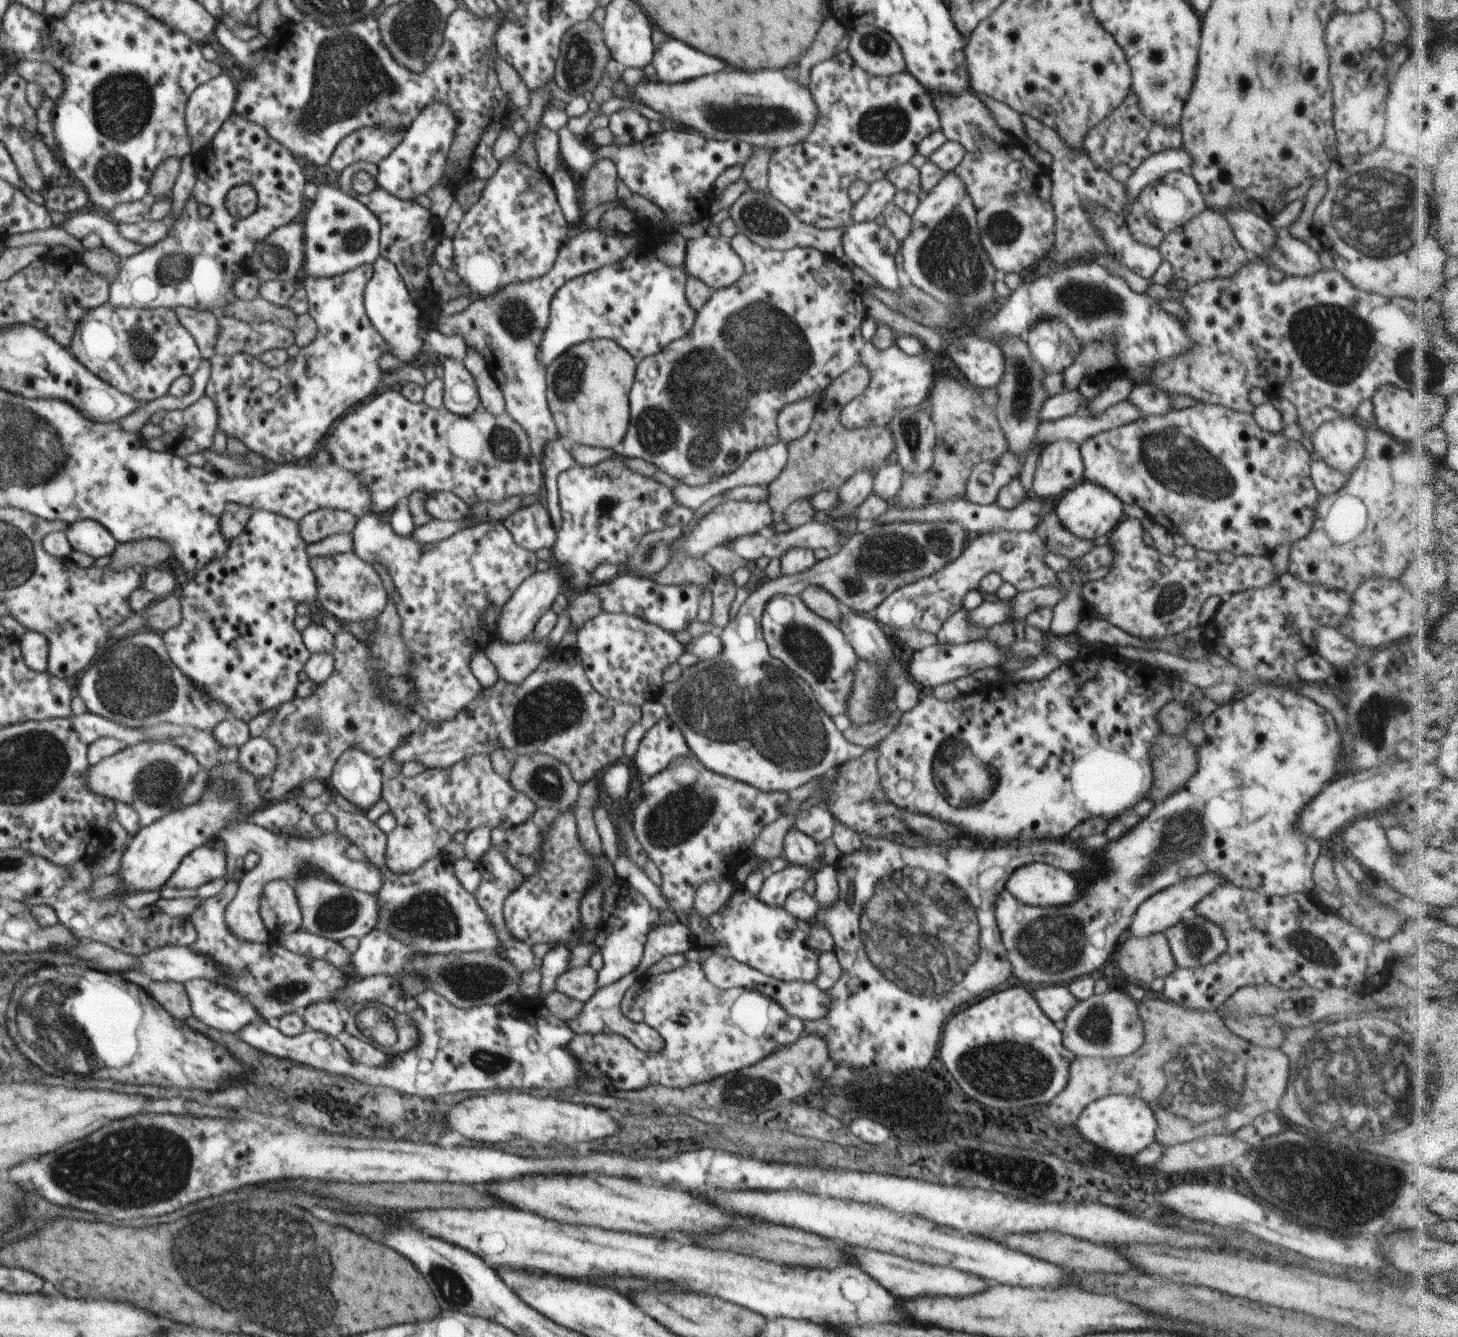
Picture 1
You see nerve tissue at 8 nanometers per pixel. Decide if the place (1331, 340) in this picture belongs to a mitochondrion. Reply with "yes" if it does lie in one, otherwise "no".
yes

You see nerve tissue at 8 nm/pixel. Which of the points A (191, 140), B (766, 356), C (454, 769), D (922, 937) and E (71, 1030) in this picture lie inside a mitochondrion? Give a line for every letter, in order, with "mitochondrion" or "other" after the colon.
A: other
B: mitochondrion
C: other
D: mitochondrion
E: mitochondrion

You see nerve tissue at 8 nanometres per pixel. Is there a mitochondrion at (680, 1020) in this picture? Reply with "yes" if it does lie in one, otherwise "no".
no

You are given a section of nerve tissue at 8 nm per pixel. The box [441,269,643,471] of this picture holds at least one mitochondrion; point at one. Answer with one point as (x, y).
(518, 319)

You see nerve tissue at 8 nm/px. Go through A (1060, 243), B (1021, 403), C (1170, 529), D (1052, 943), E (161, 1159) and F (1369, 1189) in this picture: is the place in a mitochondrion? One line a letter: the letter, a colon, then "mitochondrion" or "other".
A: other
B: mitochondrion
C: other
D: mitochondrion
E: mitochondrion
F: mitochondrion

